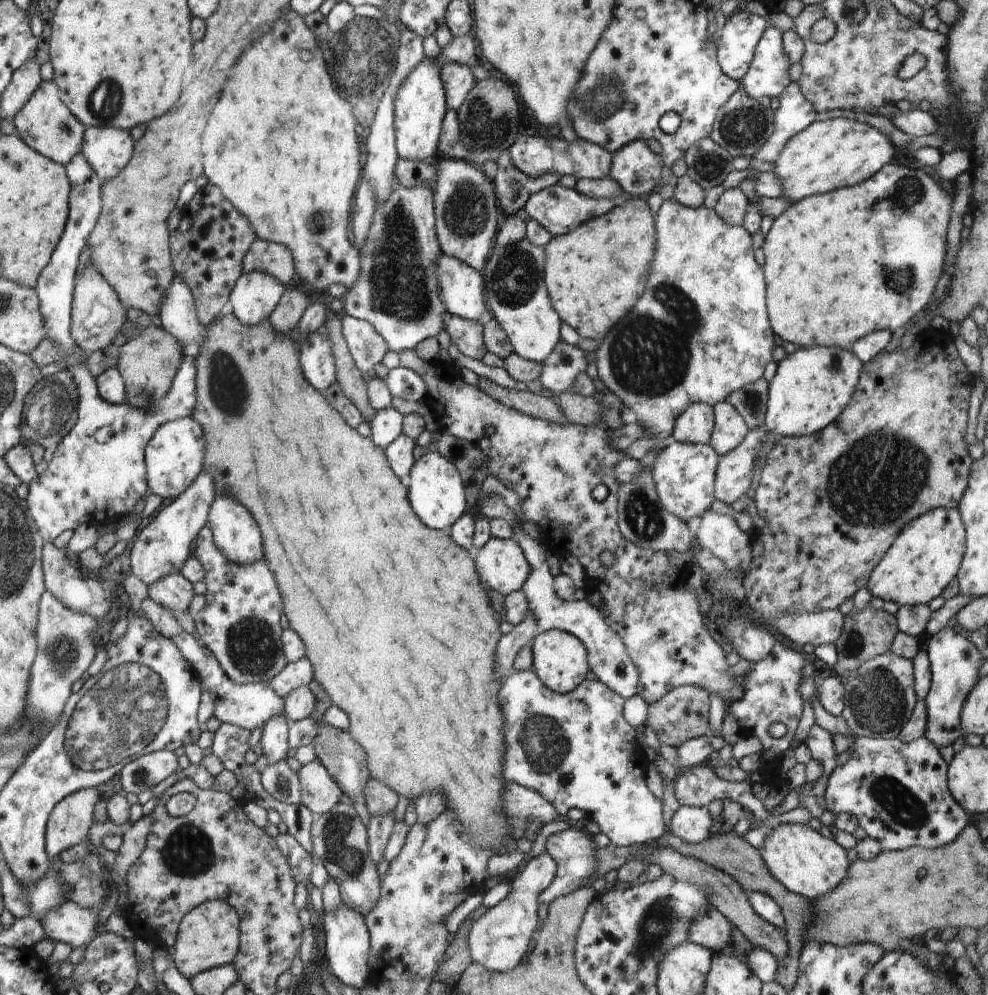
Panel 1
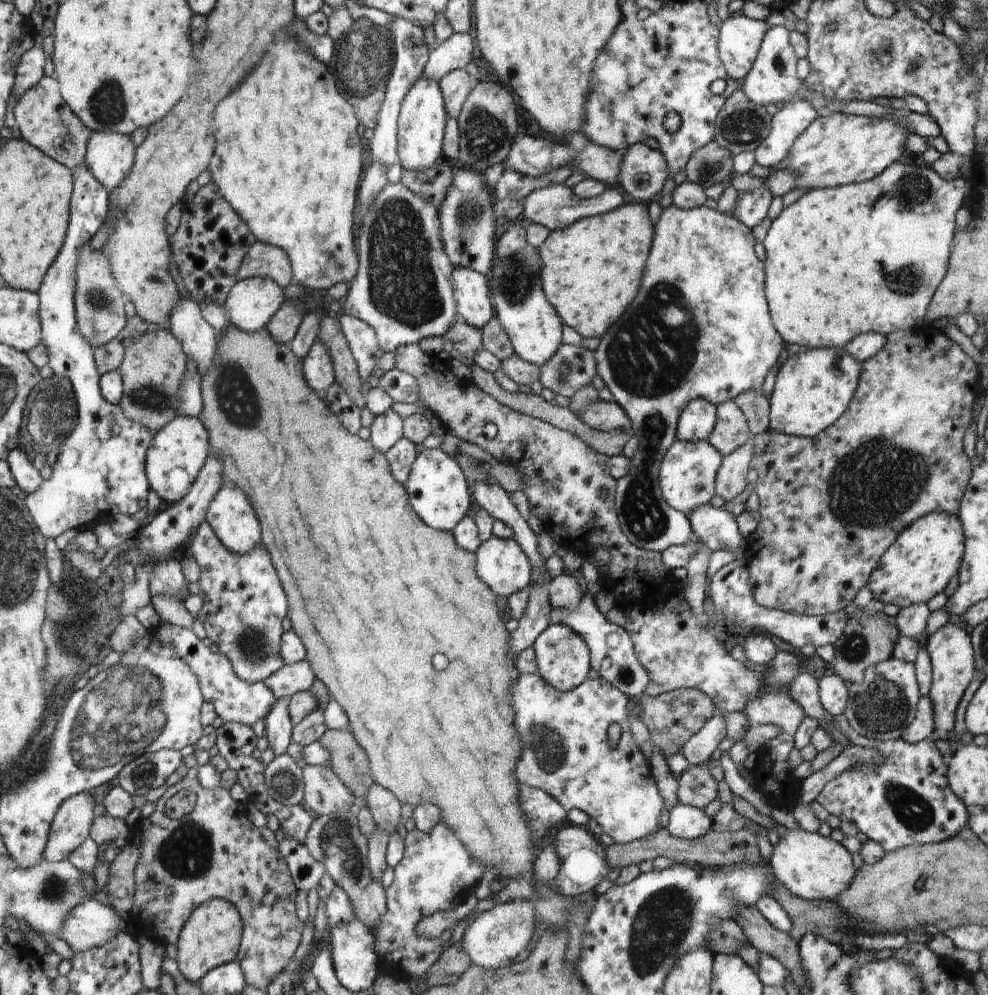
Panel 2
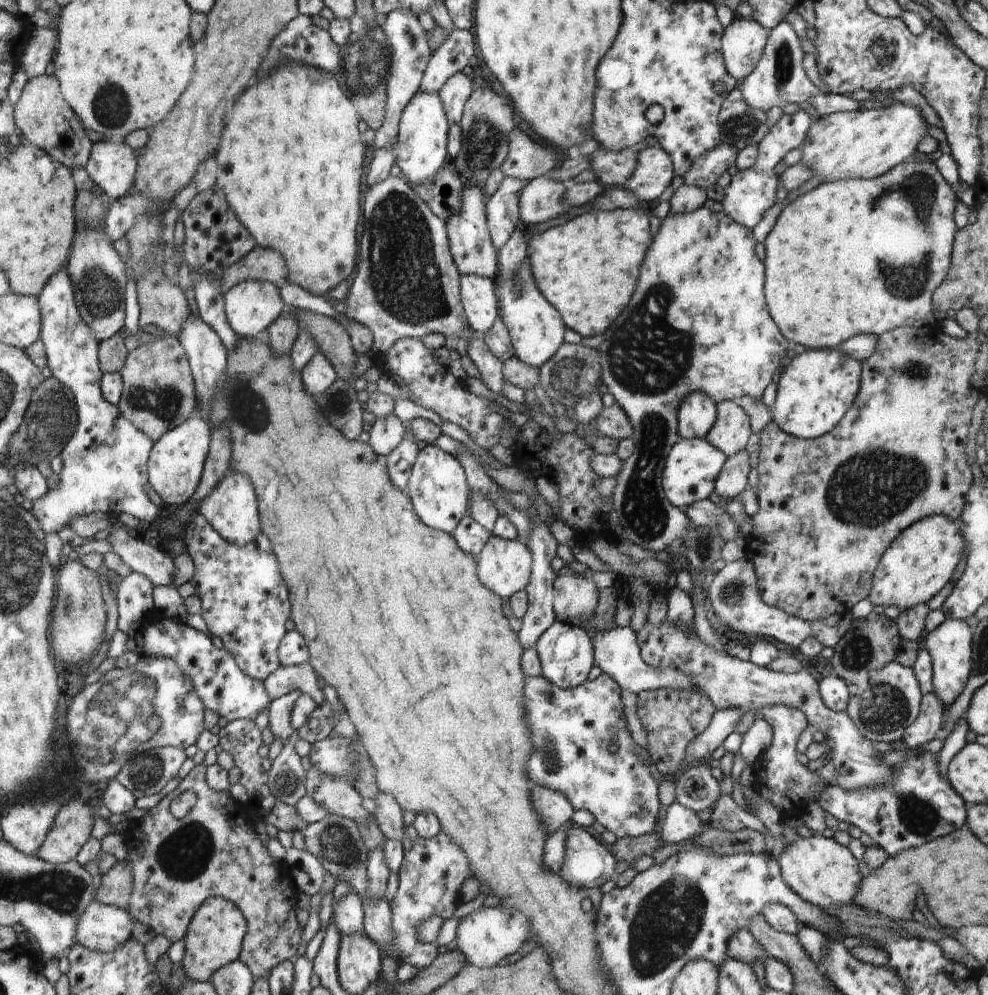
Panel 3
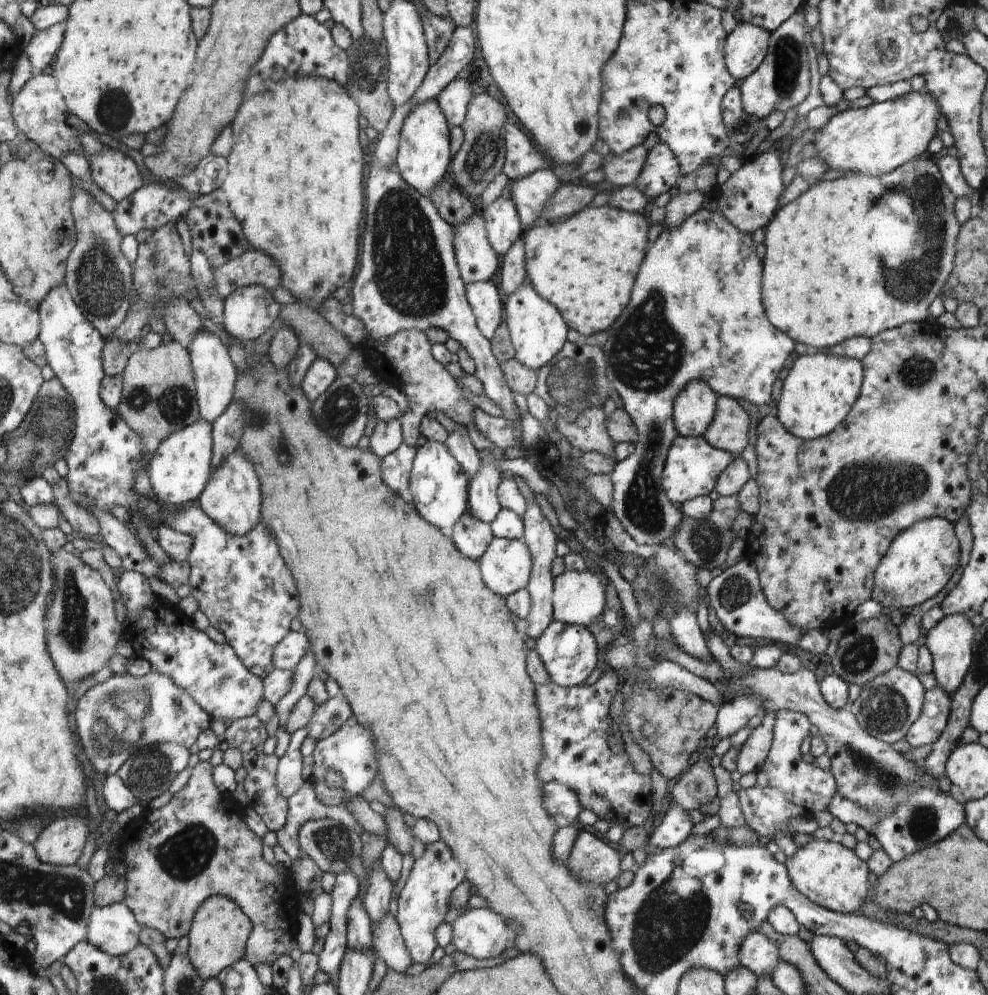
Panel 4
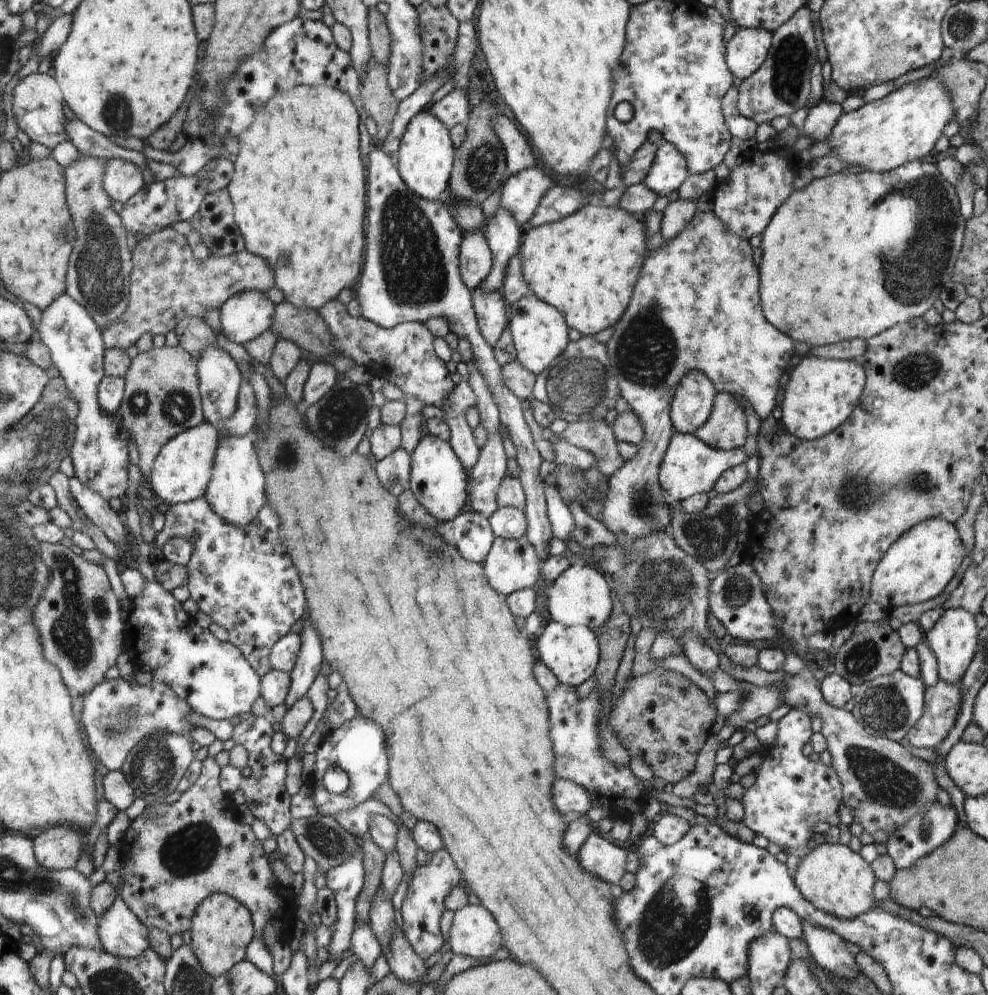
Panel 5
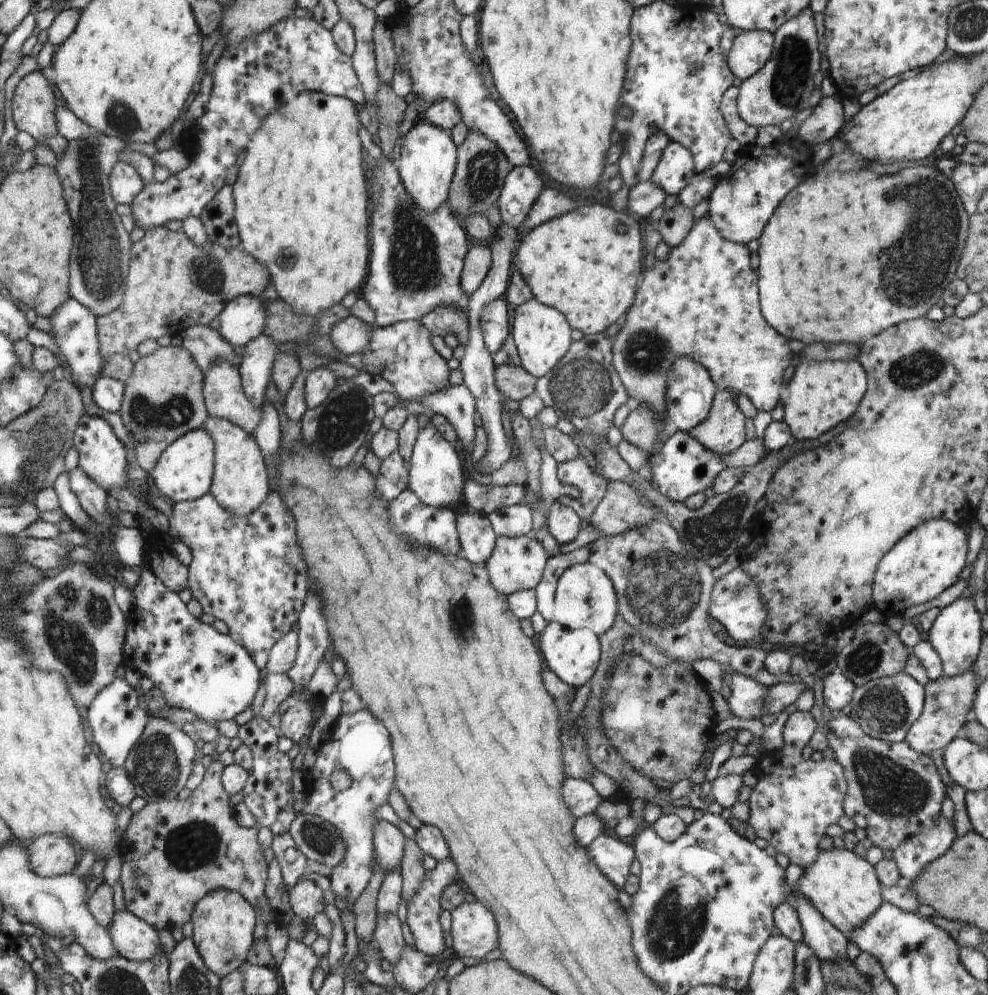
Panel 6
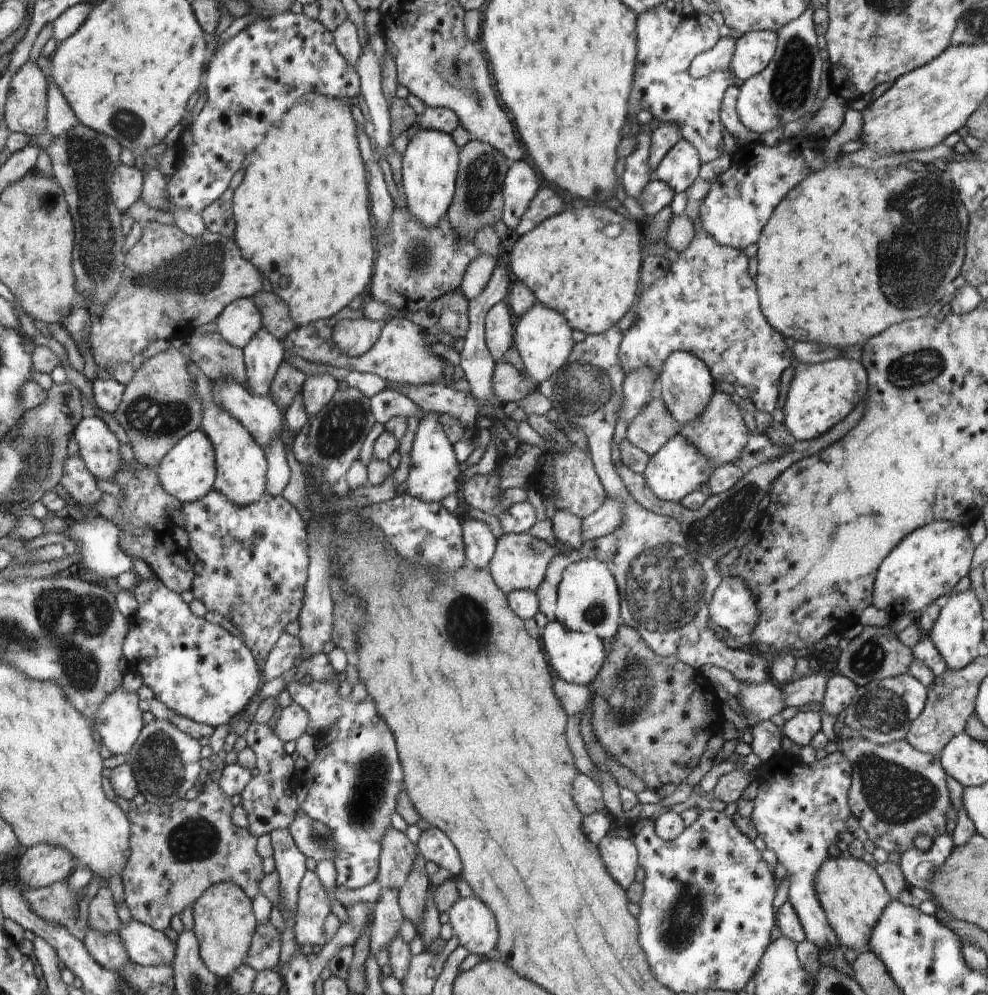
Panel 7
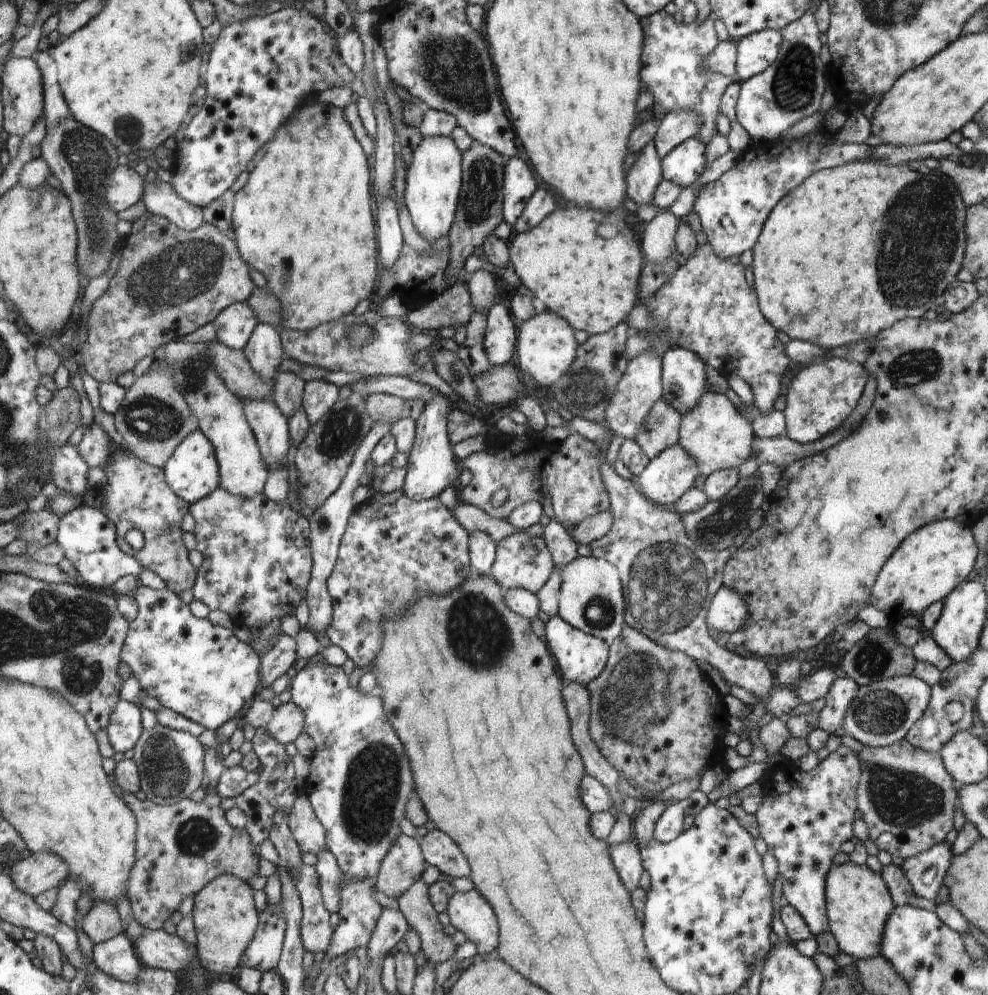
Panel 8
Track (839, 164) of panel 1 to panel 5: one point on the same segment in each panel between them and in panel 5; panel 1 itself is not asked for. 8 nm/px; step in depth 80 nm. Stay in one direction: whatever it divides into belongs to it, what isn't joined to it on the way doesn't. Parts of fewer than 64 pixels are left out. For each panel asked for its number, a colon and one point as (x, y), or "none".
2: (839, 149)
3: (863, 143)
4: (876, 140)
5: (903, 126)

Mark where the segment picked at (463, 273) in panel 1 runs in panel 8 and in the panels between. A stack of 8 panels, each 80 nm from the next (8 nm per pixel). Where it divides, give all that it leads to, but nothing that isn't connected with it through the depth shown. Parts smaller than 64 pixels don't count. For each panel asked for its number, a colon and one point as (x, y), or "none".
2: (472, 291)
3: (479, 299)
4: (486, 305)
5: (489, 308)
6: (495, 326)
7: (498, 323)
8: (500, 335)

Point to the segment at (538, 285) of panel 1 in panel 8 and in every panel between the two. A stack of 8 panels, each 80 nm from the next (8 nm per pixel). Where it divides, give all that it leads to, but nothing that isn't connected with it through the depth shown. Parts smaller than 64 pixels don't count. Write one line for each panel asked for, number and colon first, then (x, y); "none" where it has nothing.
2: (532, 324)
3: (536, 330)
4: (537, 331)
5: (539, 332)
6: (541, 334)
7: (543, 338)
8: (546, 351)

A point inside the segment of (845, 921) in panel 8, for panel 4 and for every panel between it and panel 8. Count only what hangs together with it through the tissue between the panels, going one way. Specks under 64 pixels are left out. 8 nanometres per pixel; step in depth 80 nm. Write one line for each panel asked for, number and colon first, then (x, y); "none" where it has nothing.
4: (833, 877)
5: (836, 880)
6: (845, 888)
7: (852, 894)

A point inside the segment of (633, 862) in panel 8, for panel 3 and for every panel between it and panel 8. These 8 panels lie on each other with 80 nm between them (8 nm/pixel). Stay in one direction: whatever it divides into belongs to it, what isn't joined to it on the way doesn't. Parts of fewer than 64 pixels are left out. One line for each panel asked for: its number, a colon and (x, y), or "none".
3: (588, 863)
4: (591, 859)
5: (598, 854)
6: (611, 854)
7: (620, 853)

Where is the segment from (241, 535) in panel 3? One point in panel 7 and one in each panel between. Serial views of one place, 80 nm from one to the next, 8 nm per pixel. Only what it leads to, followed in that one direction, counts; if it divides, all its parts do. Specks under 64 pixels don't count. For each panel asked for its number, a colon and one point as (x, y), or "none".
4: (232, 498)
5: (237, 491)
6: (241, 484)
7: (242, 464)

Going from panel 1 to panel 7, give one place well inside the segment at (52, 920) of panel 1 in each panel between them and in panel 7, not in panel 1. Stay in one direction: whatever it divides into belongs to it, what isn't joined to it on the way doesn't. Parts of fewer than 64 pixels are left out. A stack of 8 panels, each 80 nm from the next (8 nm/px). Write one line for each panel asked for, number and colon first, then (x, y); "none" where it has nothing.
2: (92, 924)
3: (103, 928)
4: (113, 929)
5: (121, 933)
6: (133, 939)
7: (144, 945)

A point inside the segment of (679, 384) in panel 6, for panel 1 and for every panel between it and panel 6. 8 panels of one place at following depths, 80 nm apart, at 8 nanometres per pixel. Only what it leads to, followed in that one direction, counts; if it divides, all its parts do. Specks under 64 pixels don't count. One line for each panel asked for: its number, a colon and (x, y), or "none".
1: (695, 426)
2: (697, 422)
3: (697, 416)
4: (694, 410)
5: (691, 407)

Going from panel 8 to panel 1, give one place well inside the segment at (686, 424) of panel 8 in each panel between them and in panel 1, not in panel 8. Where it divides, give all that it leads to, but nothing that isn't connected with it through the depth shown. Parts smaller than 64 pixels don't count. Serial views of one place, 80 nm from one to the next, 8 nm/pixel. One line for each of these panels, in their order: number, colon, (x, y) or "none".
1: (731, 429)
2: (731, 431)
3: (730, 434)
4: (729, 431)
5: (726, 429)
6: (723, 431)
7: (720, 434)

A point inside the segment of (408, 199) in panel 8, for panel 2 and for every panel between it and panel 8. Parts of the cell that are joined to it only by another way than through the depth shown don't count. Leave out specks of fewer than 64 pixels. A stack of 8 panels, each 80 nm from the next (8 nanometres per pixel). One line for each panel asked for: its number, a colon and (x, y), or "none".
2: (421, 125)
3: (421, 152)
4: (423, 158)
5: (426, 155)
6: (428, 159)
7: (430, 169)

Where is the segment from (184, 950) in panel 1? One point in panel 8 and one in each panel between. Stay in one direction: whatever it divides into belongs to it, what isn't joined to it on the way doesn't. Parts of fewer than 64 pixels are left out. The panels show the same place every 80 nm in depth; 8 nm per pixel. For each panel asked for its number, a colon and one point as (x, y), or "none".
2: (212, 936)
3: (215, 938)
4: (219, 934)
5: (222, 928)
6: (223, 922)
7: (224, 925)
8: (225, 919)

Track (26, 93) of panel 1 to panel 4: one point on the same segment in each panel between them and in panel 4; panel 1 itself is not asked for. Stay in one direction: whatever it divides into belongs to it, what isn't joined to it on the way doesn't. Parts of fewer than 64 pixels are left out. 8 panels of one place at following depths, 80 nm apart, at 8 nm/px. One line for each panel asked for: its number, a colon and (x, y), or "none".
2: (31, 69)
3: (40, 53)
4: (42, 50)

